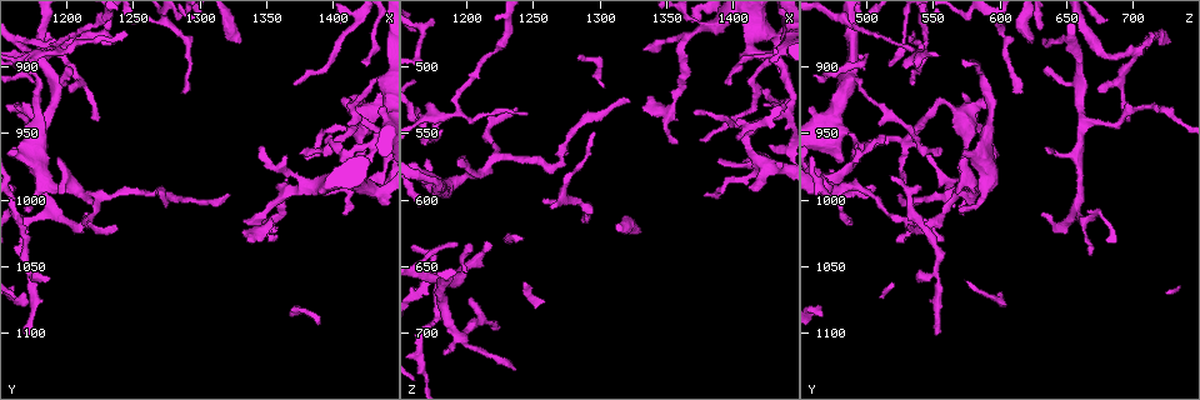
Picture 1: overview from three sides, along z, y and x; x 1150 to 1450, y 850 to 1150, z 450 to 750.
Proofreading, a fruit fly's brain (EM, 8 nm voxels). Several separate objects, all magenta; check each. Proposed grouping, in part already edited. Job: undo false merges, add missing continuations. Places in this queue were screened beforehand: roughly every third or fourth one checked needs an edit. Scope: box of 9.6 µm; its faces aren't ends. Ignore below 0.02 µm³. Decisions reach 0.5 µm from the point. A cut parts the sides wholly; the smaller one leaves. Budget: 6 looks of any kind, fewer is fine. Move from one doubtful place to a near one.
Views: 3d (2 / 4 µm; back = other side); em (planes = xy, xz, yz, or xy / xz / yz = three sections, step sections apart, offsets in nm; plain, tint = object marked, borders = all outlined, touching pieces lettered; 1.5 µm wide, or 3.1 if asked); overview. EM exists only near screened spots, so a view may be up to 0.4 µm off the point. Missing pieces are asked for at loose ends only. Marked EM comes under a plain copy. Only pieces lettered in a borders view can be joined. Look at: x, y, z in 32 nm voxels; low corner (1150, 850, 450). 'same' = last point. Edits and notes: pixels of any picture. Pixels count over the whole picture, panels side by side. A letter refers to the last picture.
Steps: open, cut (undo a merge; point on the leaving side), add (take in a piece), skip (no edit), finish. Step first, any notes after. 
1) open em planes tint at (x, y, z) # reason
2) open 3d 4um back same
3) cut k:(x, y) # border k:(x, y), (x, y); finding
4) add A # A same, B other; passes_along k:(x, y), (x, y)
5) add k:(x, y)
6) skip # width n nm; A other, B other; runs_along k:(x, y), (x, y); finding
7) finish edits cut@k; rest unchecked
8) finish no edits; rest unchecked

open em xy step 4 tint at (1184, 874, 714) # branch stops here

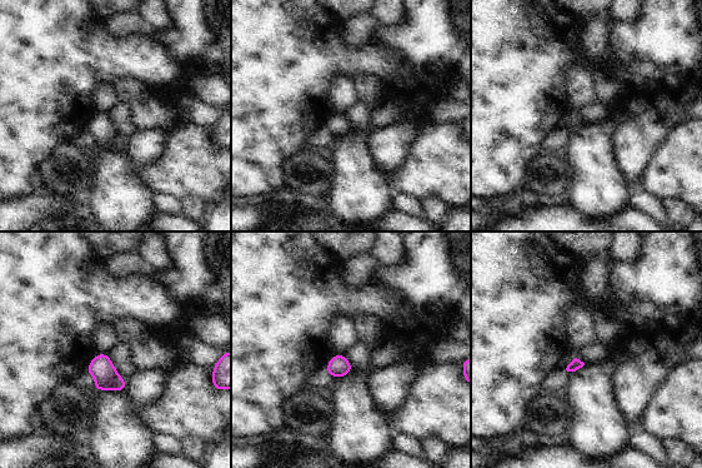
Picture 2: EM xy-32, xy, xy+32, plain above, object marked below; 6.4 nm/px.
open em planes borders same # another direction

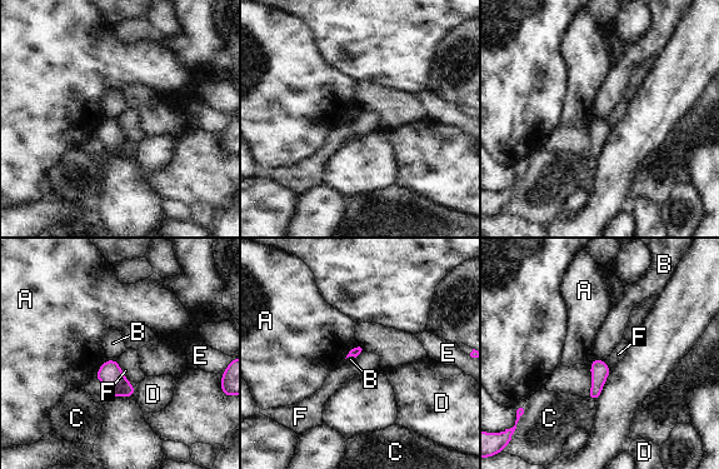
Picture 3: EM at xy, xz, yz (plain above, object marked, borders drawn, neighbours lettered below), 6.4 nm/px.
skip # A other, B other, C other, D other, E other, F other; border 3:(106, 359), (94, 377); none of them fits

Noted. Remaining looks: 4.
open em xy step 4 borders at (1288, 920, 616) # an open end

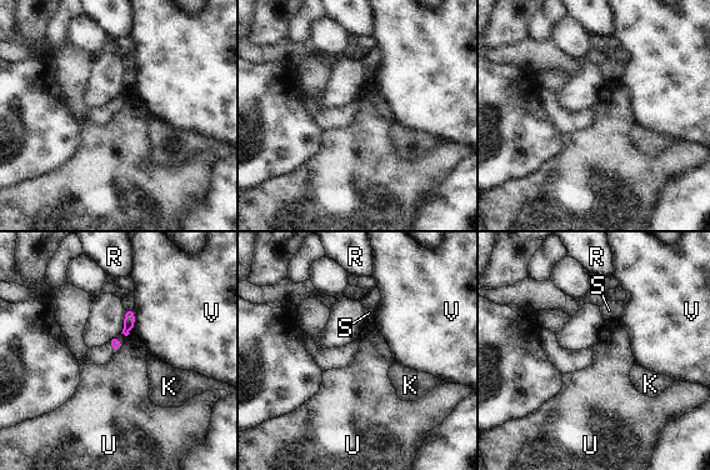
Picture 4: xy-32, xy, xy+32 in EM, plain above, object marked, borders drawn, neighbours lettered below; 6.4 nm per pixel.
skip # K other, R other, S other, U other, V other; border 4:(130, 333), (125, 336); no lettered piece goes on from it

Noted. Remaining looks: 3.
open em planes borders at (1174, 1060, 554) # thin neck

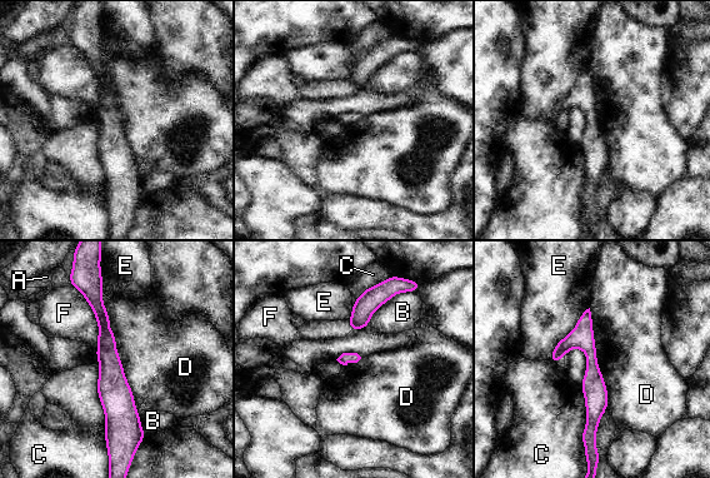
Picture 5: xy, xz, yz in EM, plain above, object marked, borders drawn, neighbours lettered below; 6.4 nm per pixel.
skip # width 80 nm; A other, B other, C other, D other, E other, F other; runs_along 5:(100, 287), (113, 387), (108, 436); one neuron here

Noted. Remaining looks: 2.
finish no edits; rest unchecked

